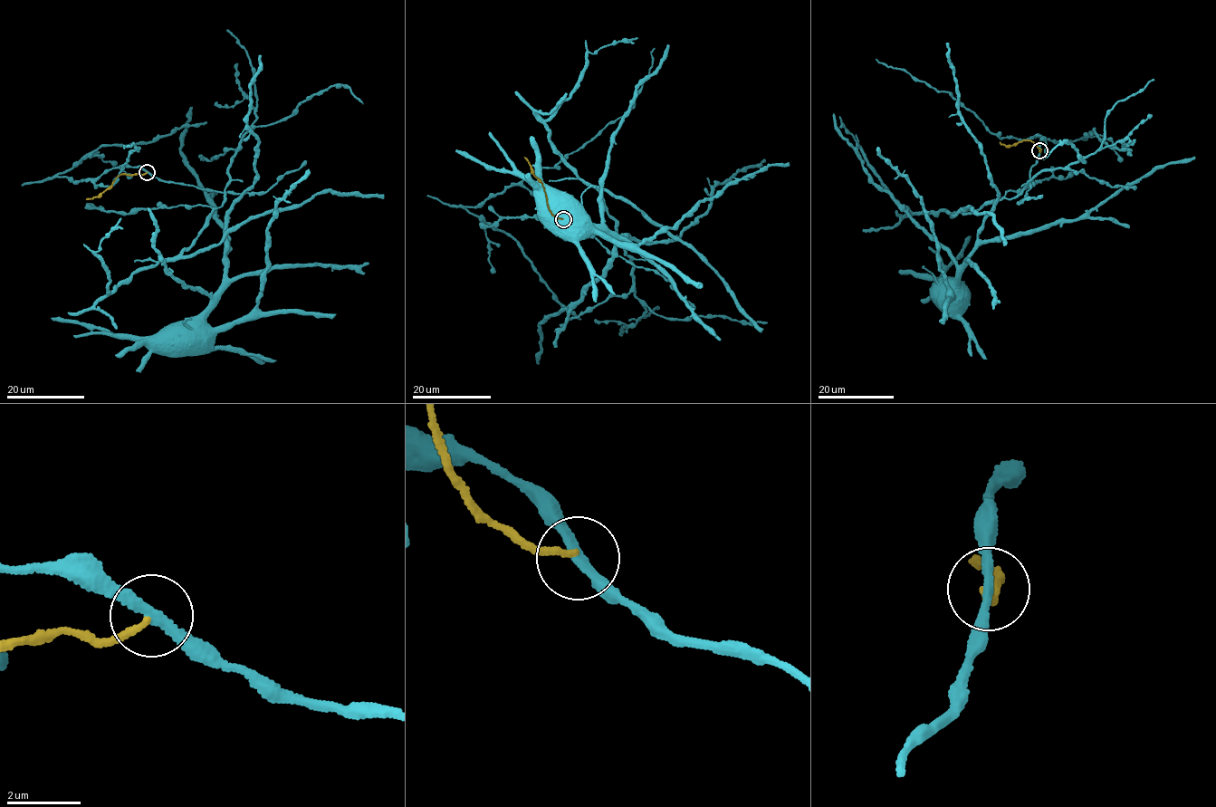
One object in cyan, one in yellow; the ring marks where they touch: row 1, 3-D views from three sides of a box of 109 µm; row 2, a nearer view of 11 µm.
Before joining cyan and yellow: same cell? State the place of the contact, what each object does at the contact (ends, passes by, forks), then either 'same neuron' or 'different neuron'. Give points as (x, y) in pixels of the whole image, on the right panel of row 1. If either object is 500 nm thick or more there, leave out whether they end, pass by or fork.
(1039, 150) | cyan passes by | yellow ends | different neuron

